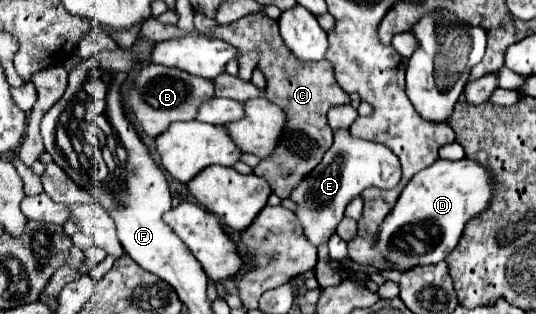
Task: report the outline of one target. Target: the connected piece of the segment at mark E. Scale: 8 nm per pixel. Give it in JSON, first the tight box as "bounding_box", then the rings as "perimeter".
{"bounding_box":[291,129,401,245],"perimeter":[[[335,129],[333,133],[333,145],[325,153],[323,161],[295,187],[295,193],[291,193],[291,199],[299,205],[295,211],[307,239],[313,245],[319,245],[323,241],[329,241],[335,227],[343,219],[345,207],[367,187],[379,187],[379,189],[393,189],[401,179],[401,167],[399,159],[389,151],[389,147],[381,143],[373,143],[361,137],[351,135],[349,129]]]}

